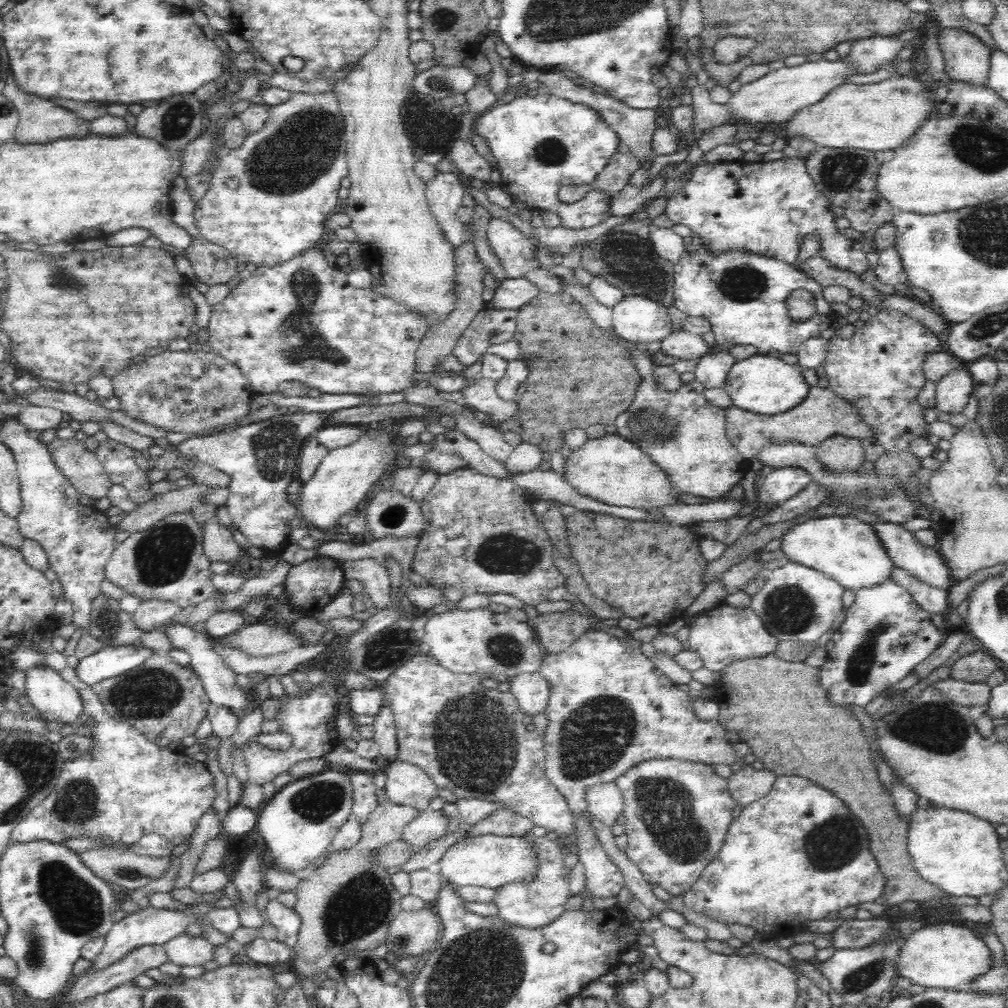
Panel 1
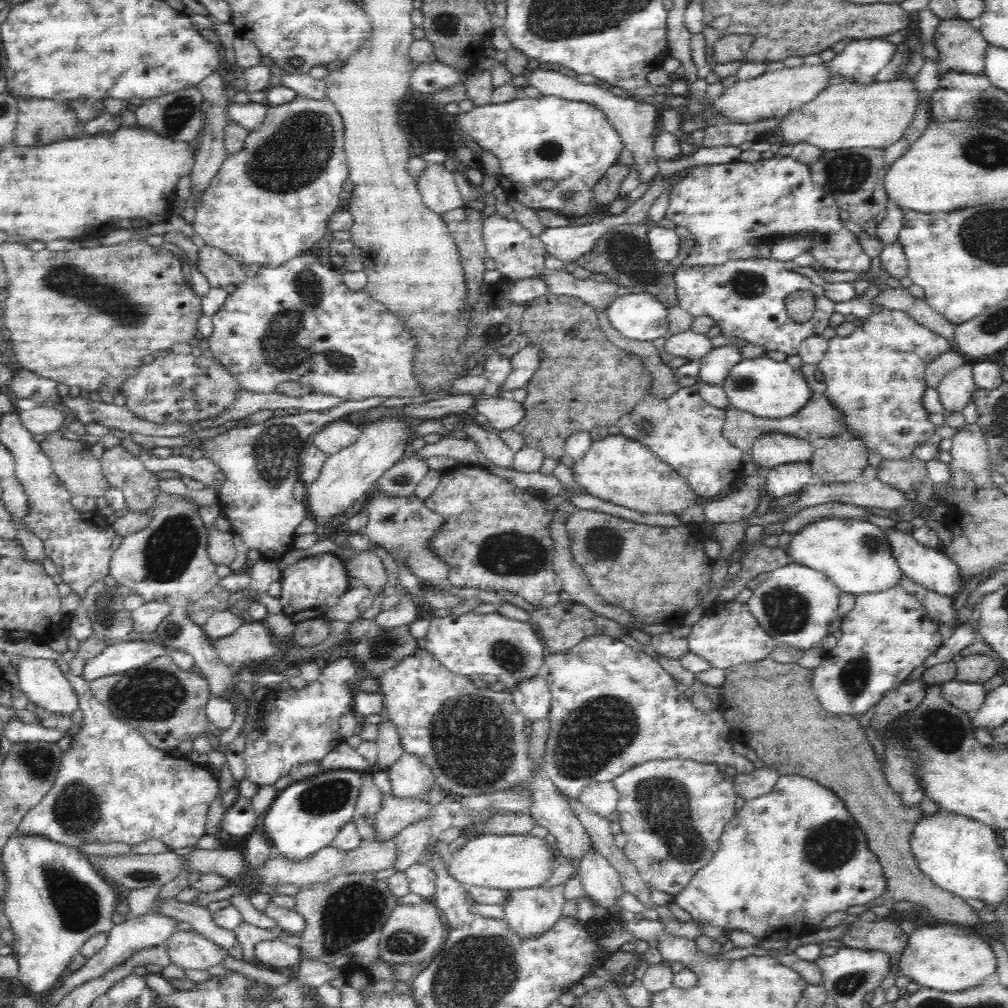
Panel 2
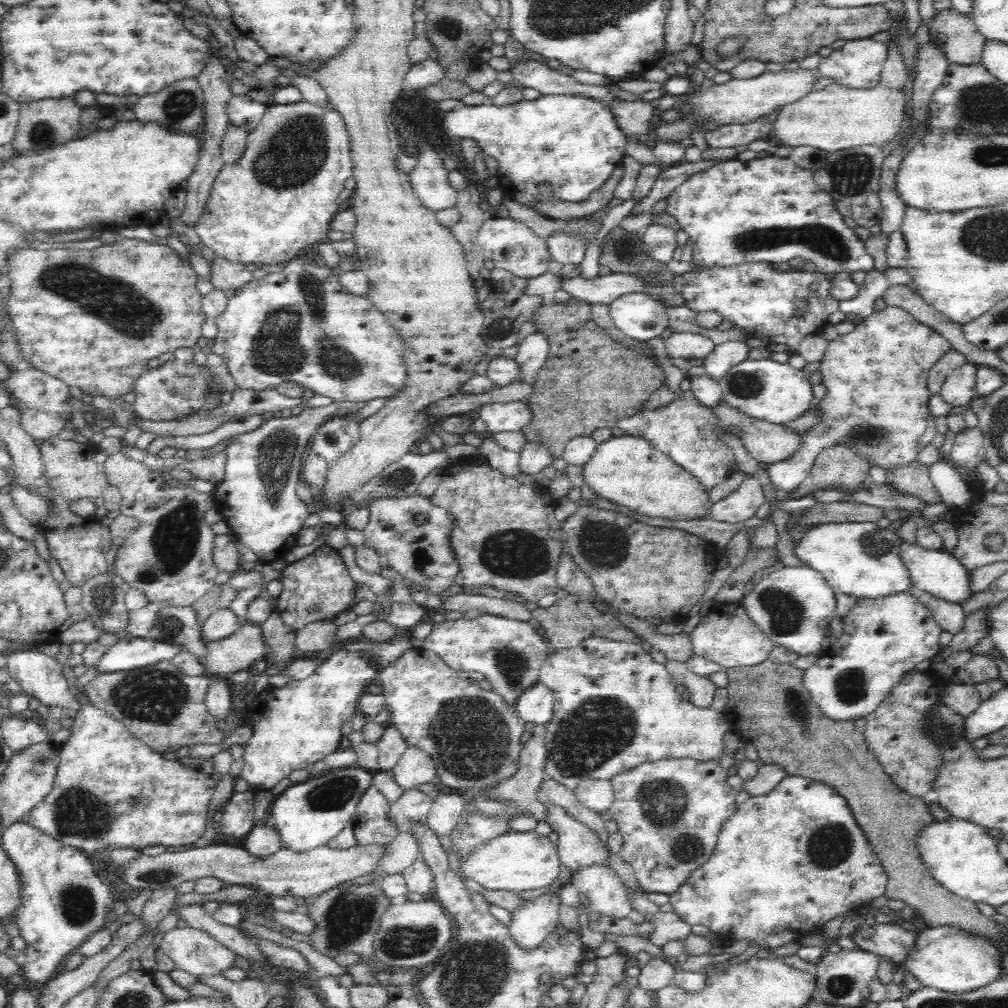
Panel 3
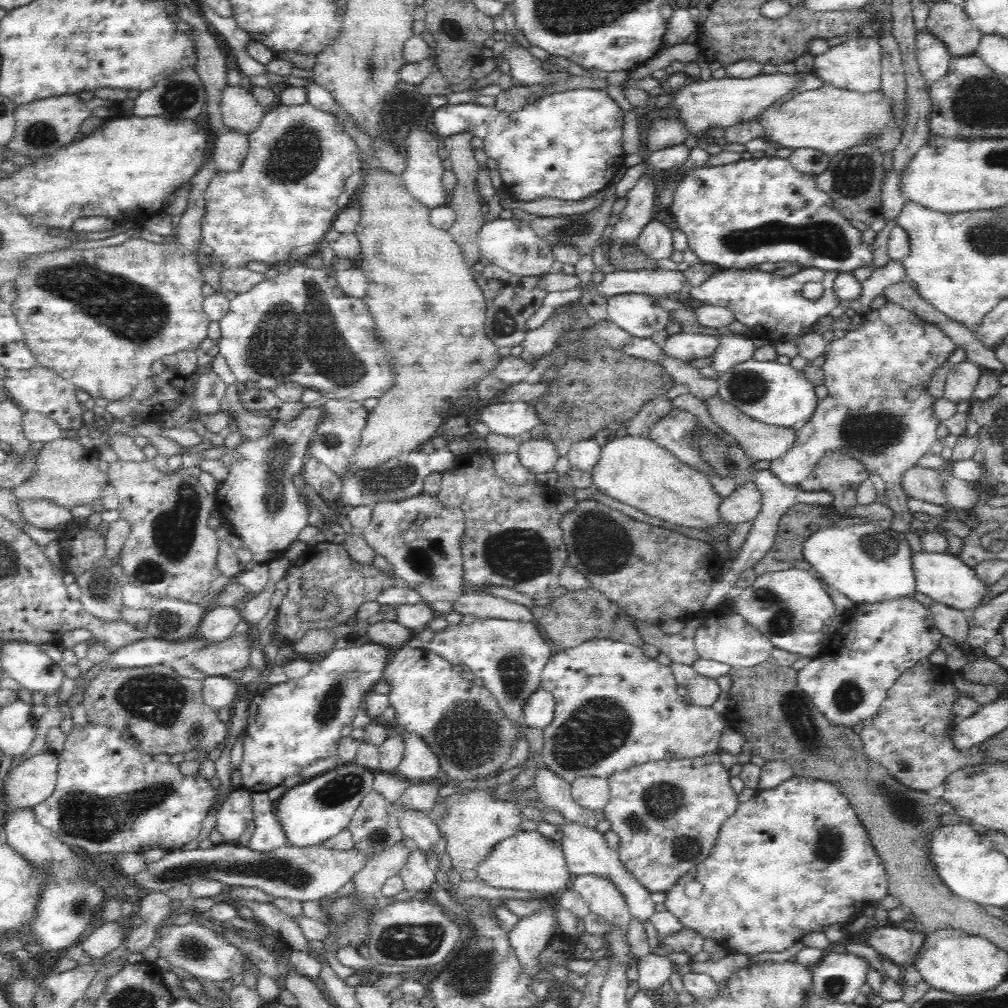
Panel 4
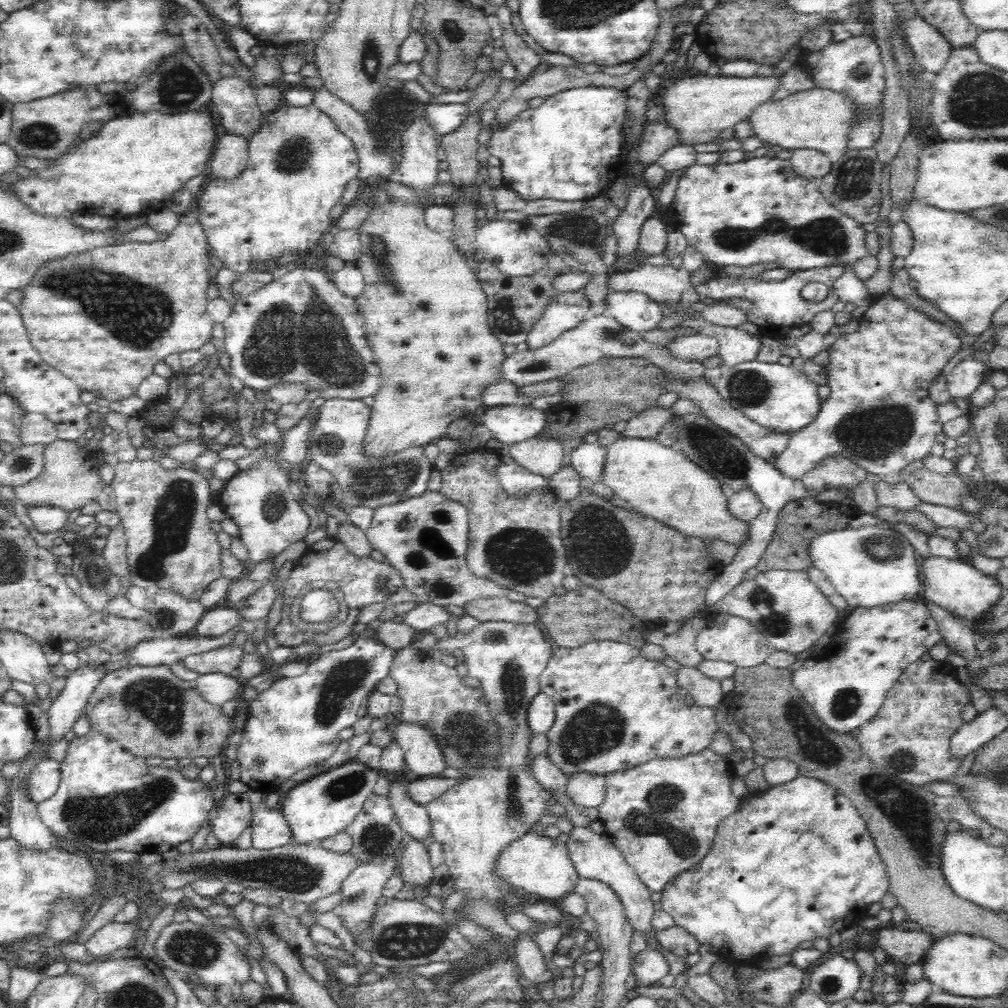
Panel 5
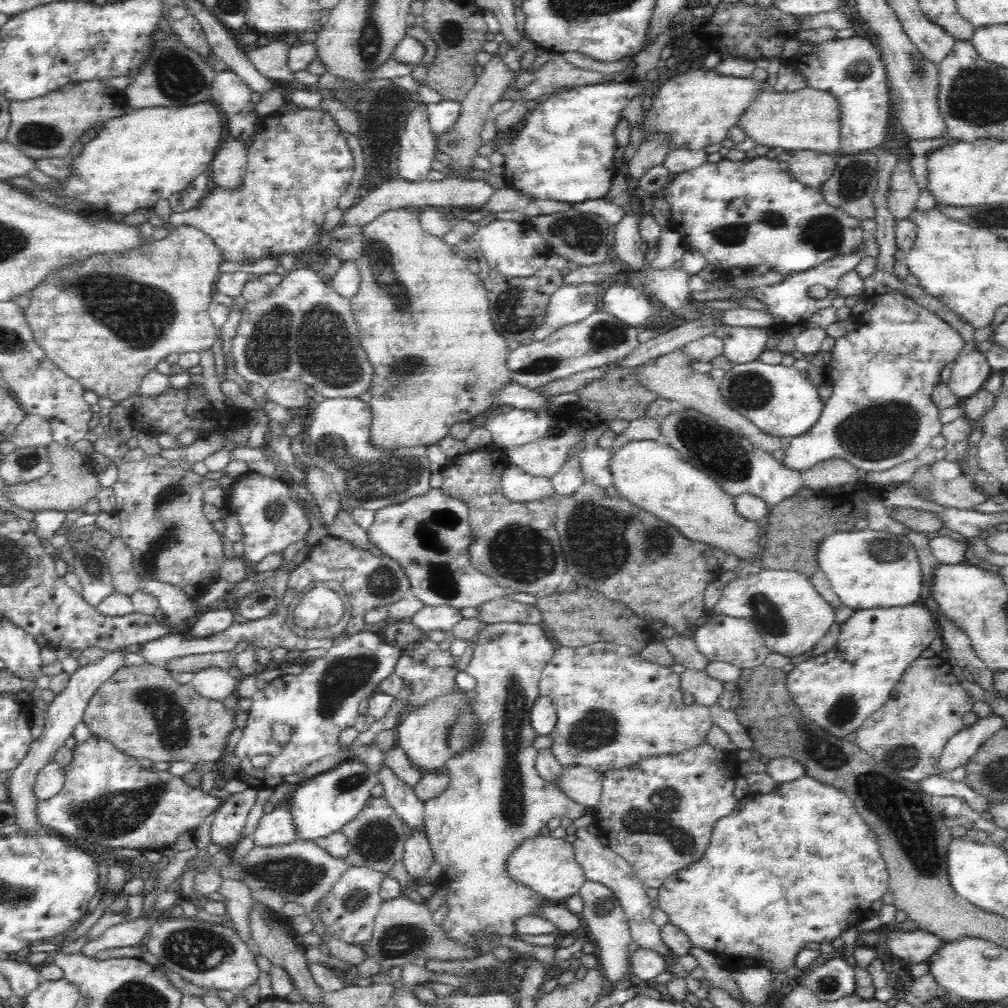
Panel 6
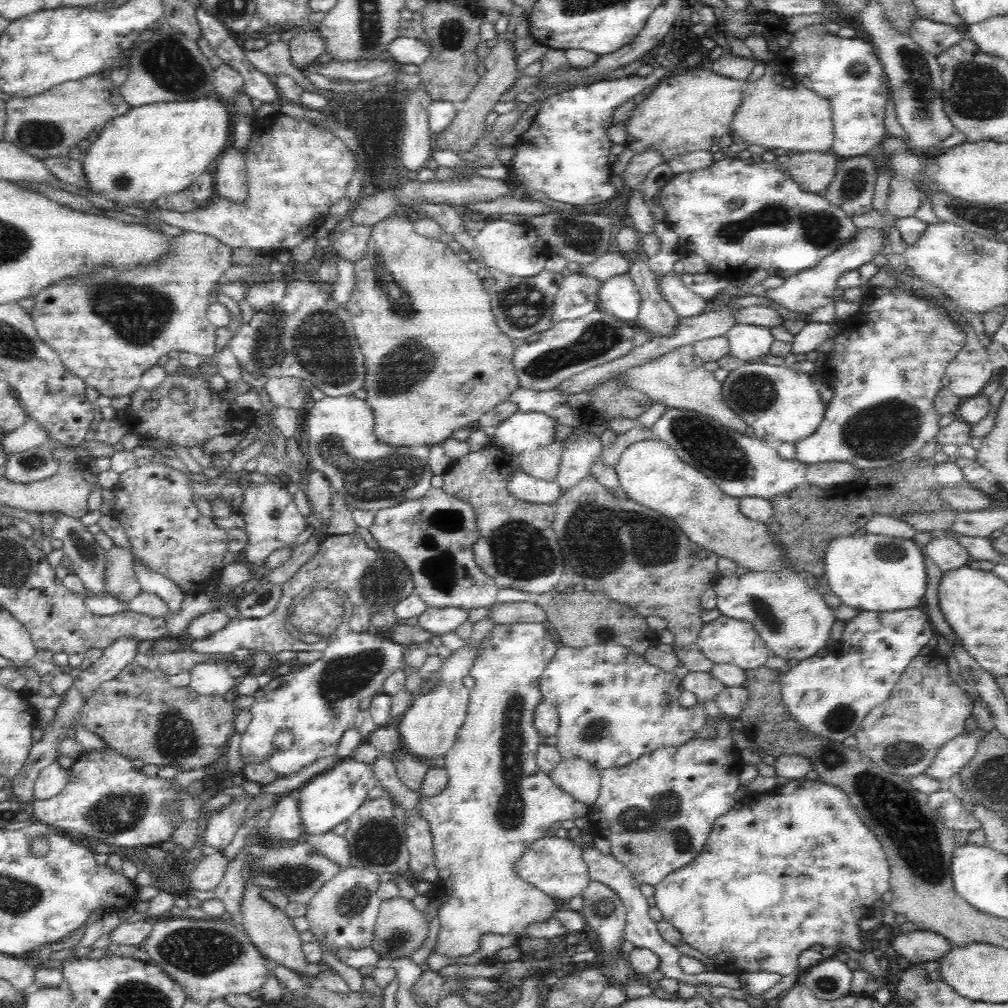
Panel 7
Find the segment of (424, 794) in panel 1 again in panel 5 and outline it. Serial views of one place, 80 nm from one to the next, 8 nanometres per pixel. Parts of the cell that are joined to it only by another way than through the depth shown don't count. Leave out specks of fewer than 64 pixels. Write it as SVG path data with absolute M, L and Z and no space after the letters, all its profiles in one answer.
M402 721L393 736L403 750L406 770L418 778L438 776L447 768L439 742L427 724Z

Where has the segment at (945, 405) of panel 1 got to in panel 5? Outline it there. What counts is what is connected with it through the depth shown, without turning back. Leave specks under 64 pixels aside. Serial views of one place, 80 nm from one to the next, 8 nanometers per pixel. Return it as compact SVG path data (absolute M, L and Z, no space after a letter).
M972 356L965 358L947 374L947 389L952 398L968 399L984 382L989 366Z

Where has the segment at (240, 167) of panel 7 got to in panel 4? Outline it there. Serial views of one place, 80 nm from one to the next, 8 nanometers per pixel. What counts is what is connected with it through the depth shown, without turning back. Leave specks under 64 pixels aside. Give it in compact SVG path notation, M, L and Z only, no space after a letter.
M224 130L212 142L210 152L216 173L240 170L249 149L249 138L236 131Z

